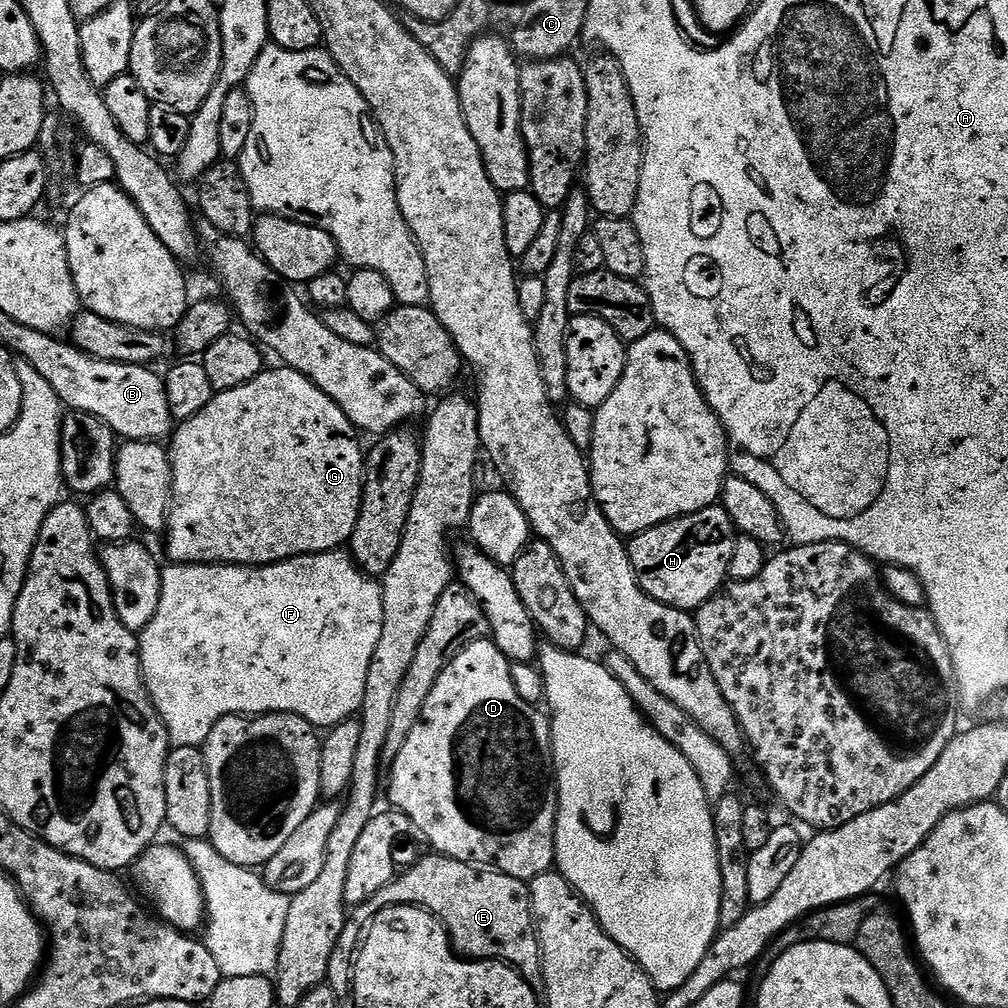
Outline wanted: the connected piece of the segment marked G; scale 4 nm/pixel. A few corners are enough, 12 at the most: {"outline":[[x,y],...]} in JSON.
{"outline":[[269,367],[175,425],[168,560],[351,541],[365,449]]}

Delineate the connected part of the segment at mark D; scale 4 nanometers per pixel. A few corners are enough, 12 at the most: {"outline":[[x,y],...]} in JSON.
{"outline":[[475,640],[386,776],[433,853],[556,862],[552,725]]}

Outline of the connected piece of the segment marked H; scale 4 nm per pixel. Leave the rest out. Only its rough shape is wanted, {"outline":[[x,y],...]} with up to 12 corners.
{"outline":[[721,506],[627,541],[650,598],[692,614],[729,579]]}

